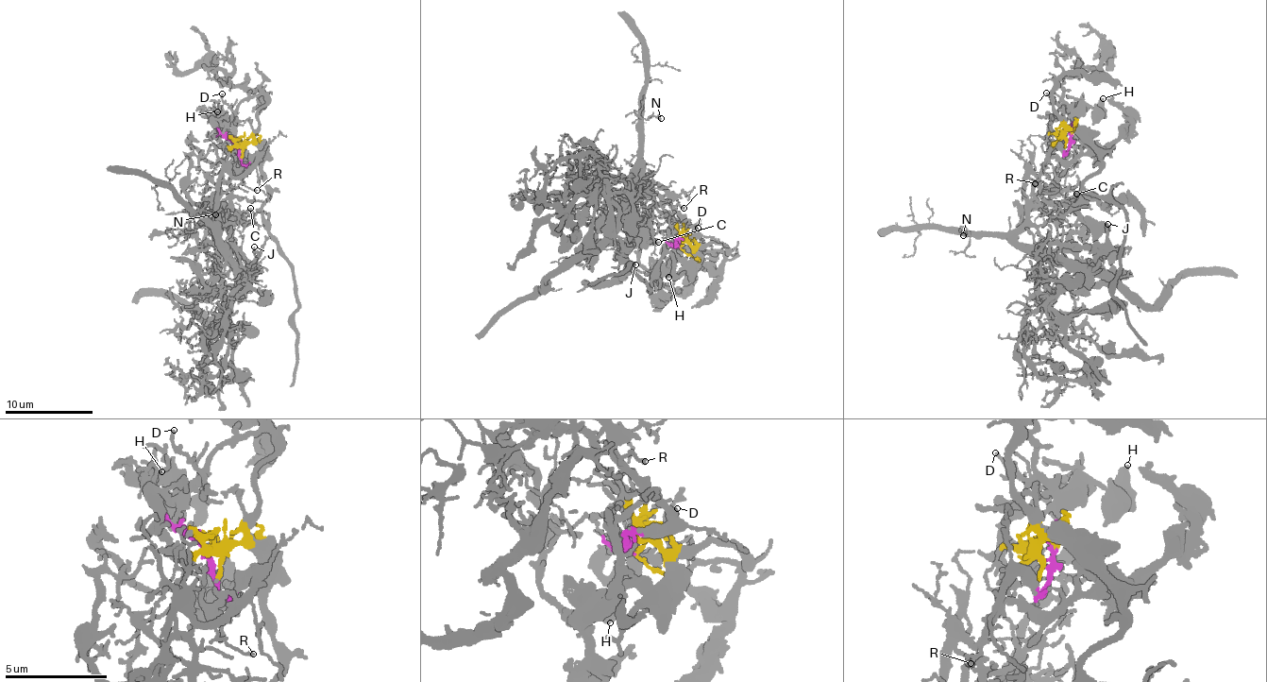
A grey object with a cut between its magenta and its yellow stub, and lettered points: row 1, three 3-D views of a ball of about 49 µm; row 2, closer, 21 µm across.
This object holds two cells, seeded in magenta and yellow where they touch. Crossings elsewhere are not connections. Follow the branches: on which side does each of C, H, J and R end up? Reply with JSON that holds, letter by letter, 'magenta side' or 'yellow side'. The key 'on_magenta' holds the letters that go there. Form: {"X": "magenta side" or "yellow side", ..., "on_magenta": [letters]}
{"C": "yellow side", "H": "yellow side", "J": "yellow side", "R": "magenta side", "on_magenta": ["R"]}

